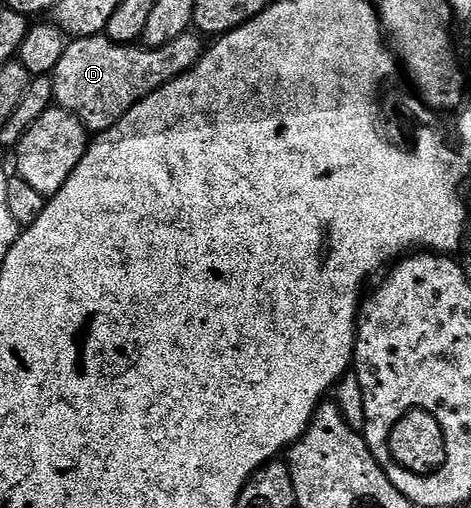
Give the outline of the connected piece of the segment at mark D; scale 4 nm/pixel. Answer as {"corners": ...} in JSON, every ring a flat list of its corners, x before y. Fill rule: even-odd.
{"corners":[[198,33,177,36,173,44,144,48,139,44,120,44,103,34,68,41,65,52,51,78,54,105,81,119,91,132,113,128,142,100,169,84,177,76,194,70,205,53,204,39]]}

